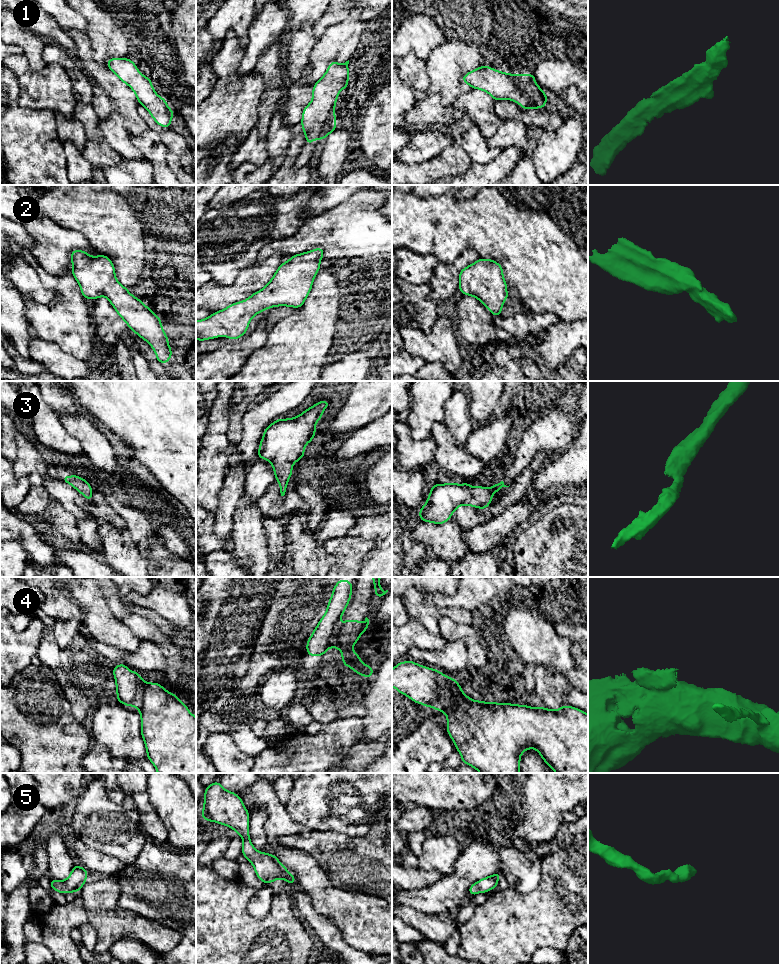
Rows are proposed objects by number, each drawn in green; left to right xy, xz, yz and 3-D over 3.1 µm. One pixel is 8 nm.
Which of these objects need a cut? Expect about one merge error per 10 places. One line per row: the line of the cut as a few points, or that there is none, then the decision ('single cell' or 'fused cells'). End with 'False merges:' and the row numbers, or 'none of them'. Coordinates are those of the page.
1: no cut | single cell
2: no cut | single cell
3: no cut | single cell
4: yz (458, 684), (452, 685), (446, 691), (444, 698), (434, 707) | fused cells
5: no cut | single cell
False merges: 4

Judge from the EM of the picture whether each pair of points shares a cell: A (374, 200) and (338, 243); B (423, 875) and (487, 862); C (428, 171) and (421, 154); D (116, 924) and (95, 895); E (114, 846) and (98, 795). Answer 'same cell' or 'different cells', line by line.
A: same cell
B: different cells
C: different cells
D: same cell
E: same cell

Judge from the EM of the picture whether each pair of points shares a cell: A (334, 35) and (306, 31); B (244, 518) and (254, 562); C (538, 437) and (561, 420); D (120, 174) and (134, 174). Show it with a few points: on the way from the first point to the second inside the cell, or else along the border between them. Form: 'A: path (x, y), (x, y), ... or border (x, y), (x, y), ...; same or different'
A: border (318, 40), (310, 53), (309, 62); different
B: path (248, 529), (251, 551); same
C: path (544, 434), (547, 434), (555, 426); same
D: path (123, 174), (131, 174); same

